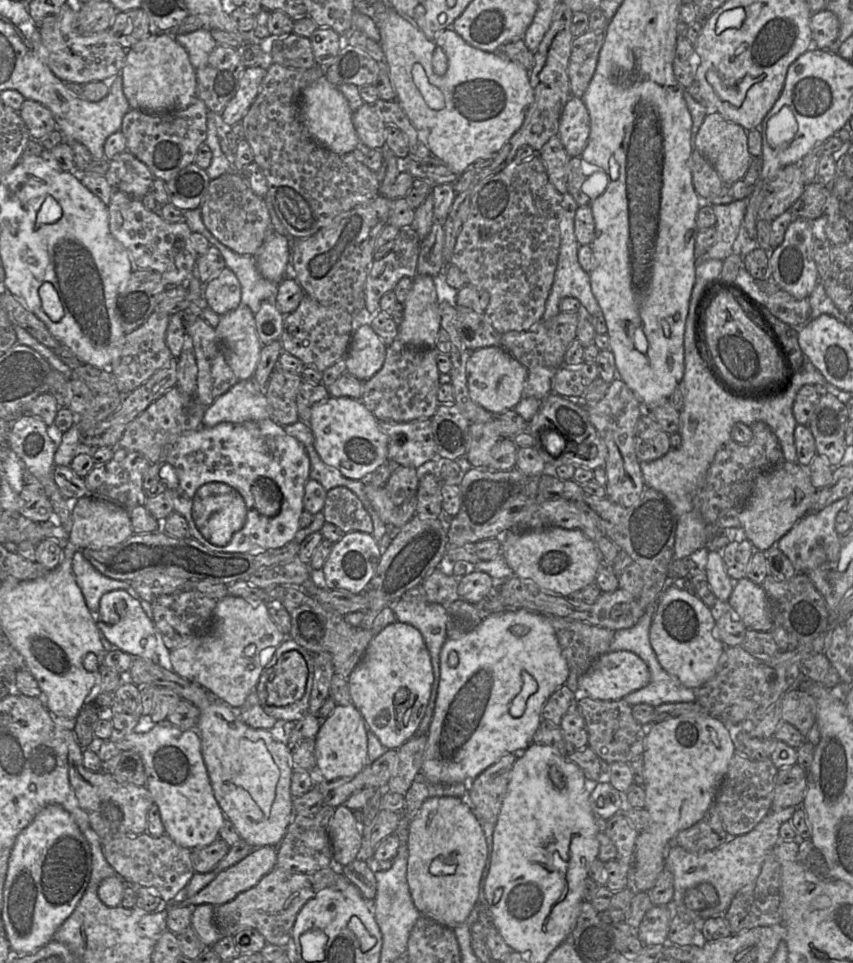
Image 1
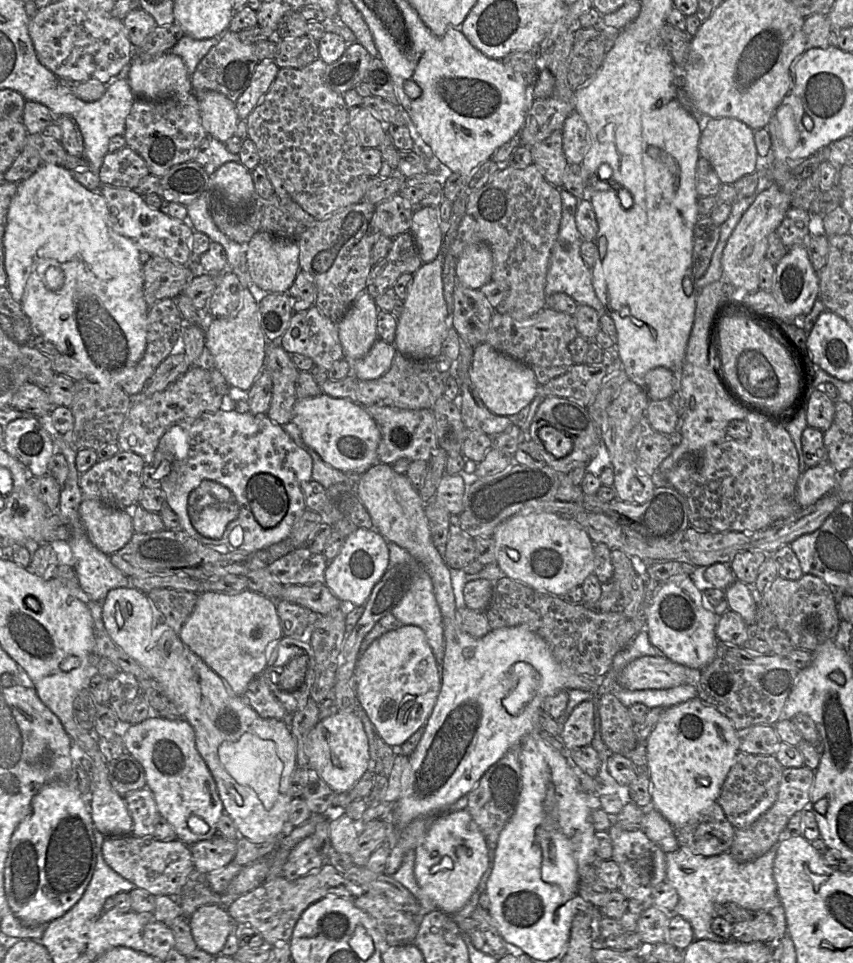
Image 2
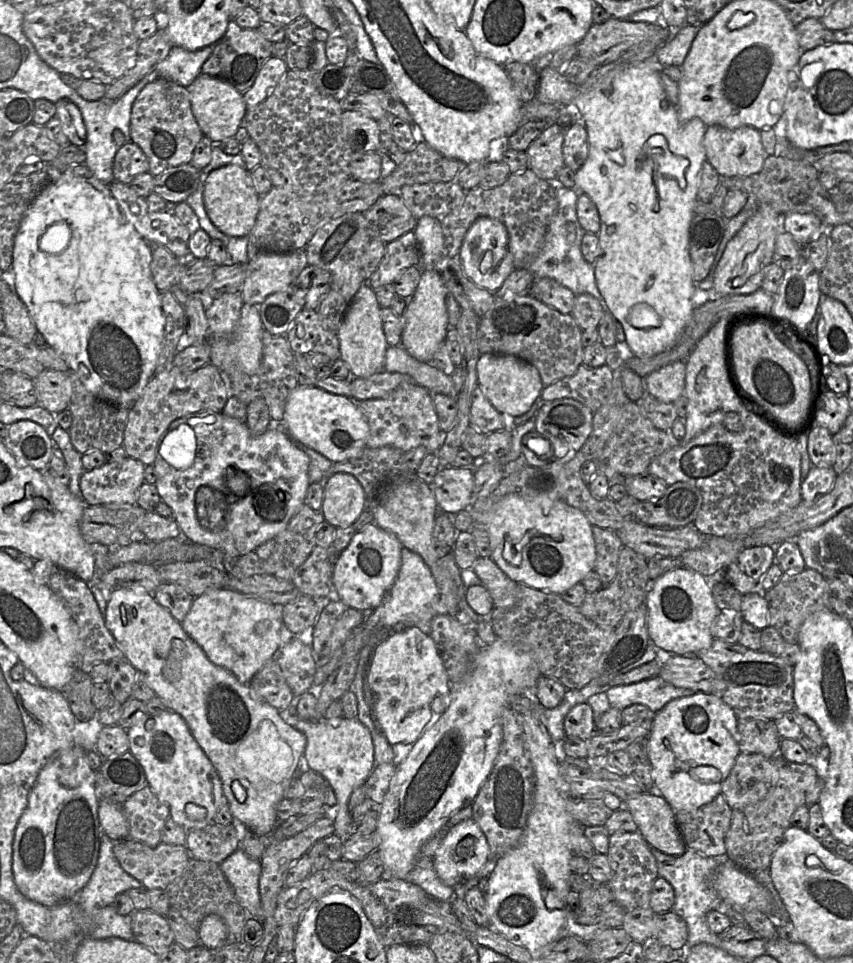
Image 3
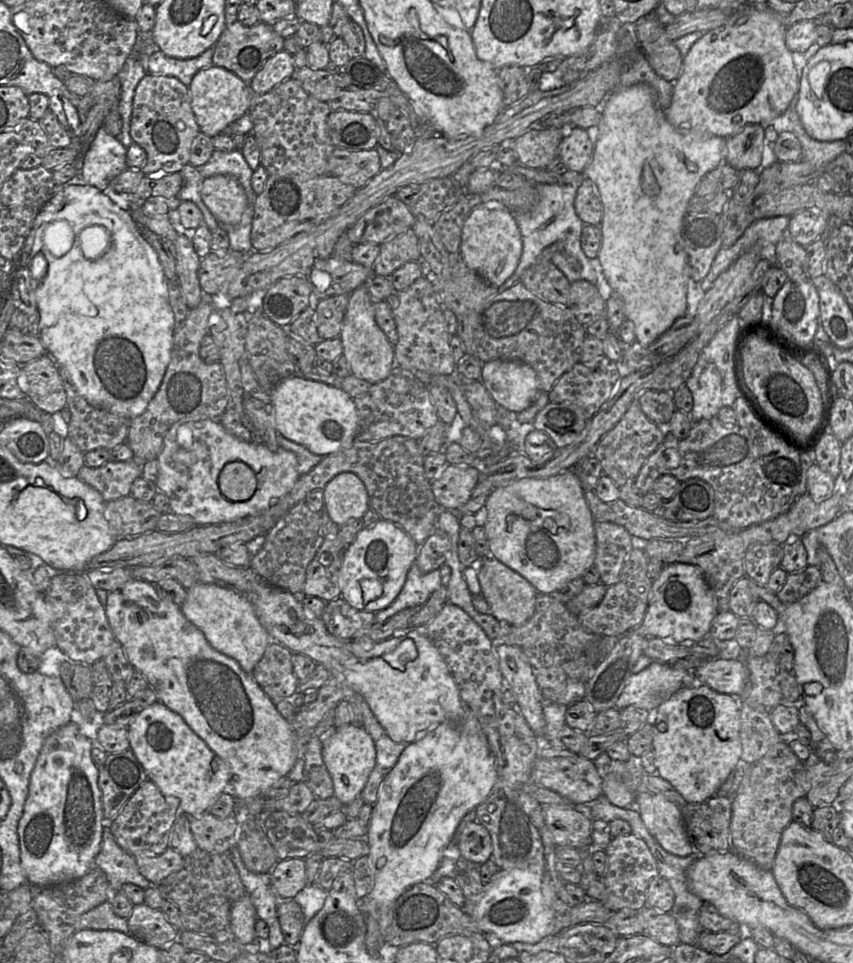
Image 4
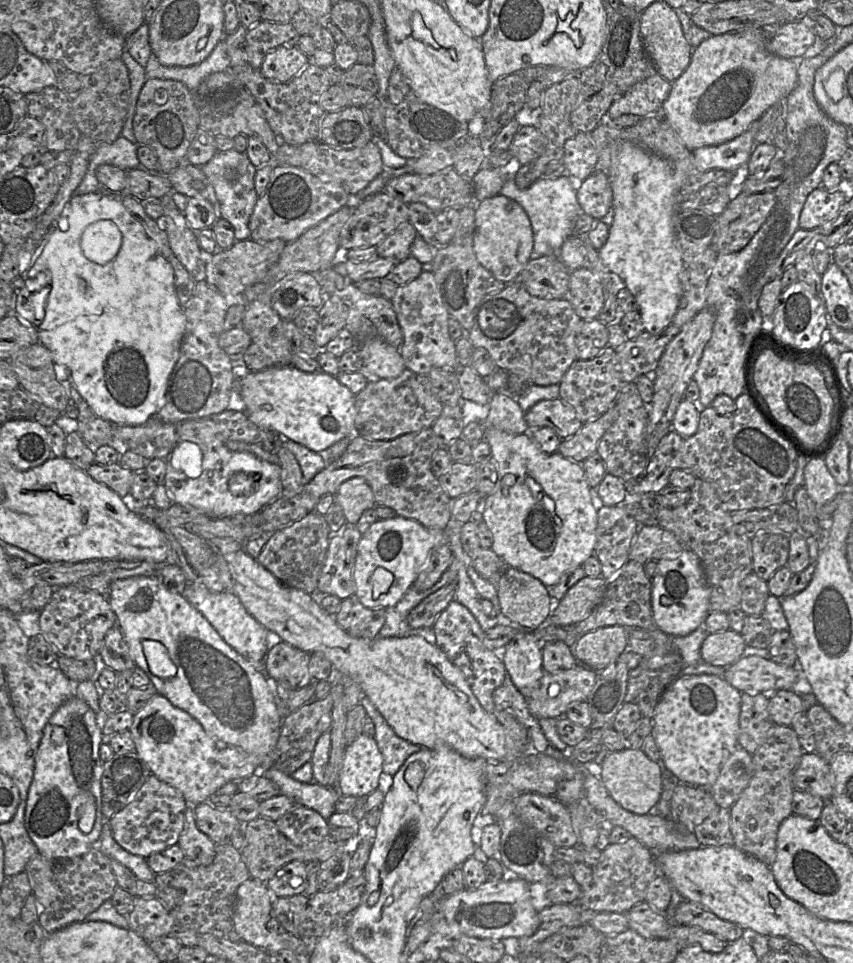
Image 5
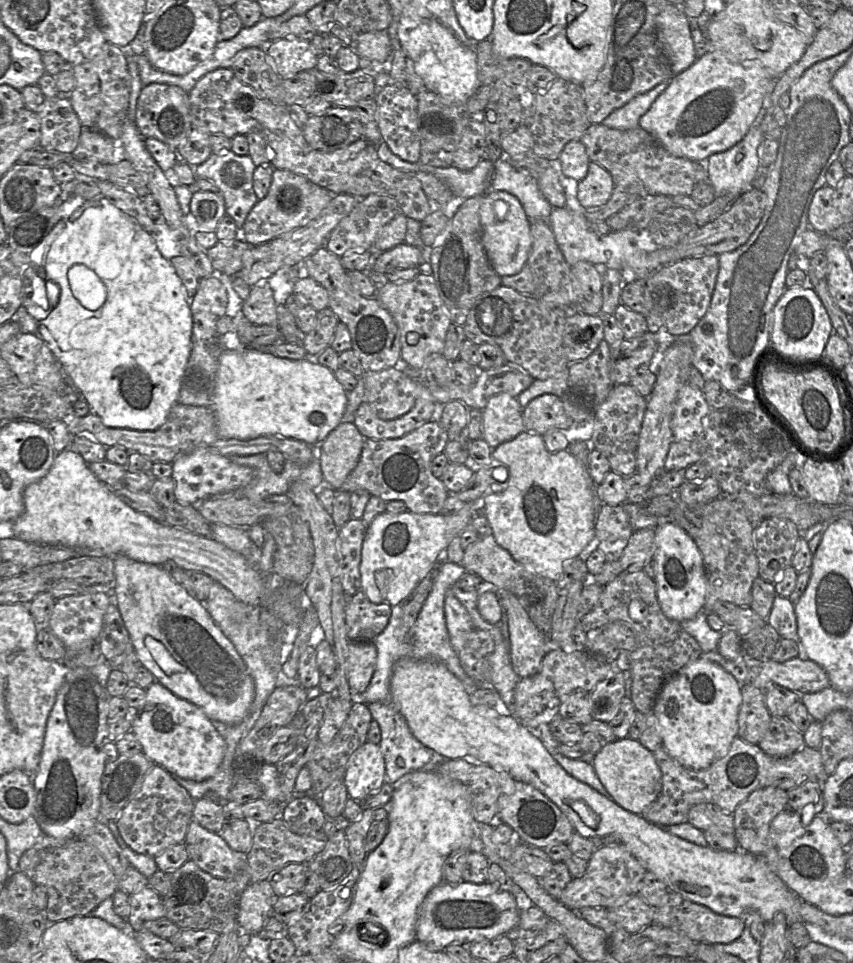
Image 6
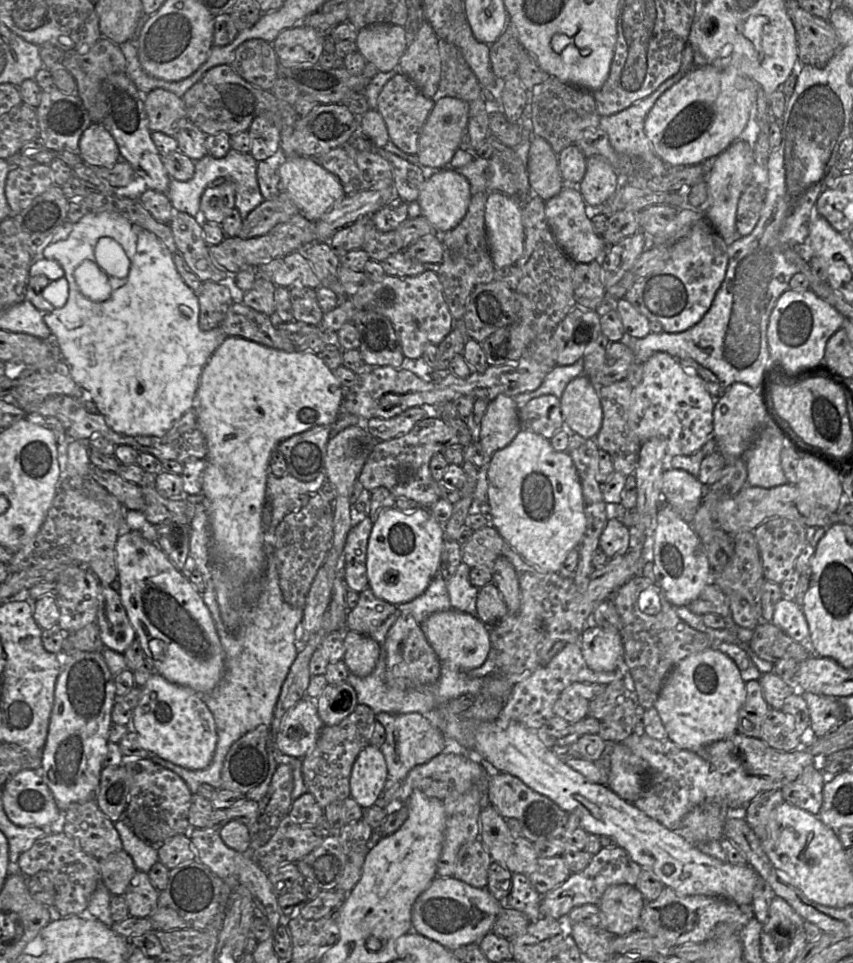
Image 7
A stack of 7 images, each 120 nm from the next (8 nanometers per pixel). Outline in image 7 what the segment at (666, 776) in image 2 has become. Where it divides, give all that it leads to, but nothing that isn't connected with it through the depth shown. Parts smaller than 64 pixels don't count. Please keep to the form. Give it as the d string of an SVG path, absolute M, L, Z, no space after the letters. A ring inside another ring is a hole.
M712 648L680 661L667 675L654 708L667 738L679 748L698 753L708 745L737 733L739 711L746 698L746 685L735 662Z

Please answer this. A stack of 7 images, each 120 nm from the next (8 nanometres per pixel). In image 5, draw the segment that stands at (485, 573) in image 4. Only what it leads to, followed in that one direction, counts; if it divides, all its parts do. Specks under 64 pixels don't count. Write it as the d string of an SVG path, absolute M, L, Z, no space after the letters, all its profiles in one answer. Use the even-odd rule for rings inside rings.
M515 567L505 569L496 587L505 620L523 630L532 631L541 626L554 609L547 586Z

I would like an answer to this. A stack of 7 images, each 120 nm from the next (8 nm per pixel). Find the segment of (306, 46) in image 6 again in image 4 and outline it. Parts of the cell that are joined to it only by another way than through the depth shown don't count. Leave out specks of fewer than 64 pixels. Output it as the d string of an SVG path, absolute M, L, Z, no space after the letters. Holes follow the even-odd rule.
M282 50L266 60L262 68L250 81L250 90L253 94L265 94L291 78L295 70L293 55Z

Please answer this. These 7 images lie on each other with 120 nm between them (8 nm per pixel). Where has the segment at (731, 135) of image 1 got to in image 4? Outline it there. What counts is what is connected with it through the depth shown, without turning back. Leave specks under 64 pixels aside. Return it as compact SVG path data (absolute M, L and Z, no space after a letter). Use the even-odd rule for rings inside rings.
M747 125L740 133L726 138L725 163L740 170L762 168L765 126Z

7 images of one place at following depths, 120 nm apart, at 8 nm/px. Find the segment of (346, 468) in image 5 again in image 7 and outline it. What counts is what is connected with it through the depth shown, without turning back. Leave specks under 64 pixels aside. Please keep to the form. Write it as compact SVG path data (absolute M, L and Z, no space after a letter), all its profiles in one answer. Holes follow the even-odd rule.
M429 413L408 433L390 440L378 441L370 450L358 481L368 491L385 487L396 498L406 497L418 502L422 508L429 508L440 499L437 481L430 472L430 460L433 455L452 445L459 445L457 431L438 415Z

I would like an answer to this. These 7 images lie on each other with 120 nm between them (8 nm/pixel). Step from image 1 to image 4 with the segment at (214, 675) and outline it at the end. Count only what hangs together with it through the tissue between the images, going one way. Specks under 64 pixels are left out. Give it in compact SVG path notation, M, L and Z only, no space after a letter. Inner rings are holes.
M201 581L186 590L187 596L181 605L185 617L204 633L215 650L233 658L246 673L252 674L269 646L270 634L261 624L250 600L231 589Z

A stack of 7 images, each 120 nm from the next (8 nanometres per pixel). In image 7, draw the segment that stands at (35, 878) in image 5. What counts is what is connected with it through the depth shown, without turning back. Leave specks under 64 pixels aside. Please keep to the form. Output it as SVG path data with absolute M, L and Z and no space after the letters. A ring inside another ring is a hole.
M64 832L49 833L44 838L37 839L19 856L17 866L18 871L26 877L35 876L40 871L48 871L53 875L54 907L62 917L85 914L92 894L102 881L100 860L85 853Z

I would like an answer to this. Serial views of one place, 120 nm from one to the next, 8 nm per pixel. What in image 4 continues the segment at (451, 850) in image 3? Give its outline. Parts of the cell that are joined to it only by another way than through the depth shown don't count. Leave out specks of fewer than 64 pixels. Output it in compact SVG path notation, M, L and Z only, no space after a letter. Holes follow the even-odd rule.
M470 822L463 828L456 846L462 859L475 864L483 864L492 857L493 846L490 833L476 822Z

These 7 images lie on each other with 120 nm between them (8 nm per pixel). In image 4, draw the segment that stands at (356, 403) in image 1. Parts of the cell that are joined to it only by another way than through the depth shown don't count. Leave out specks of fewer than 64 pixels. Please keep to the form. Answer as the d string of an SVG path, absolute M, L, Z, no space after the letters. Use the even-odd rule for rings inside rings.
M302 373L281 380L270 393L279 434L323 457L347 448L356 439L357 410L341 387L305 378Z

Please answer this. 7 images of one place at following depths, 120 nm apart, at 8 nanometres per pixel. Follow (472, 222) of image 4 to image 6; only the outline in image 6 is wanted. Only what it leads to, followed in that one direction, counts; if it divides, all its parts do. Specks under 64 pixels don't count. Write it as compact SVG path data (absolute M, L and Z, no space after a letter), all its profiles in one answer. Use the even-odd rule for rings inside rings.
M489 190L483 196L479 215L482 244L495 272L500 277L519 273L527 264L532 248L530 221L519 200L505 191Z

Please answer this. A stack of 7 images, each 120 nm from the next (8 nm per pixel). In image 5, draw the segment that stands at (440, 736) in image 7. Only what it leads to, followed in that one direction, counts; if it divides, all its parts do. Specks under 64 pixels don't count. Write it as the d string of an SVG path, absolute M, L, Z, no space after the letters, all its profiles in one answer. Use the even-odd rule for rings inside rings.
M363 694L359 704L374 722L374 739L383 756L383 772L393 776L405 760L422 747L397 736L375 705Z

